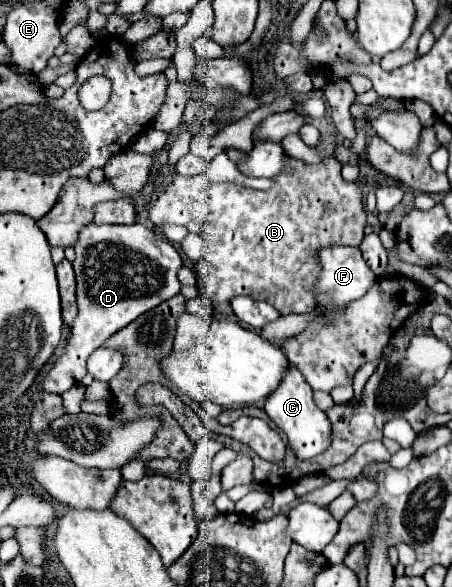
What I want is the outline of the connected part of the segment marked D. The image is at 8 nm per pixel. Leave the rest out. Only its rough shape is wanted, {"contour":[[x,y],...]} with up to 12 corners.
{"contour":[[87,223],[79,313],[43,391],[179,293],[181,255],[141,223]]}

